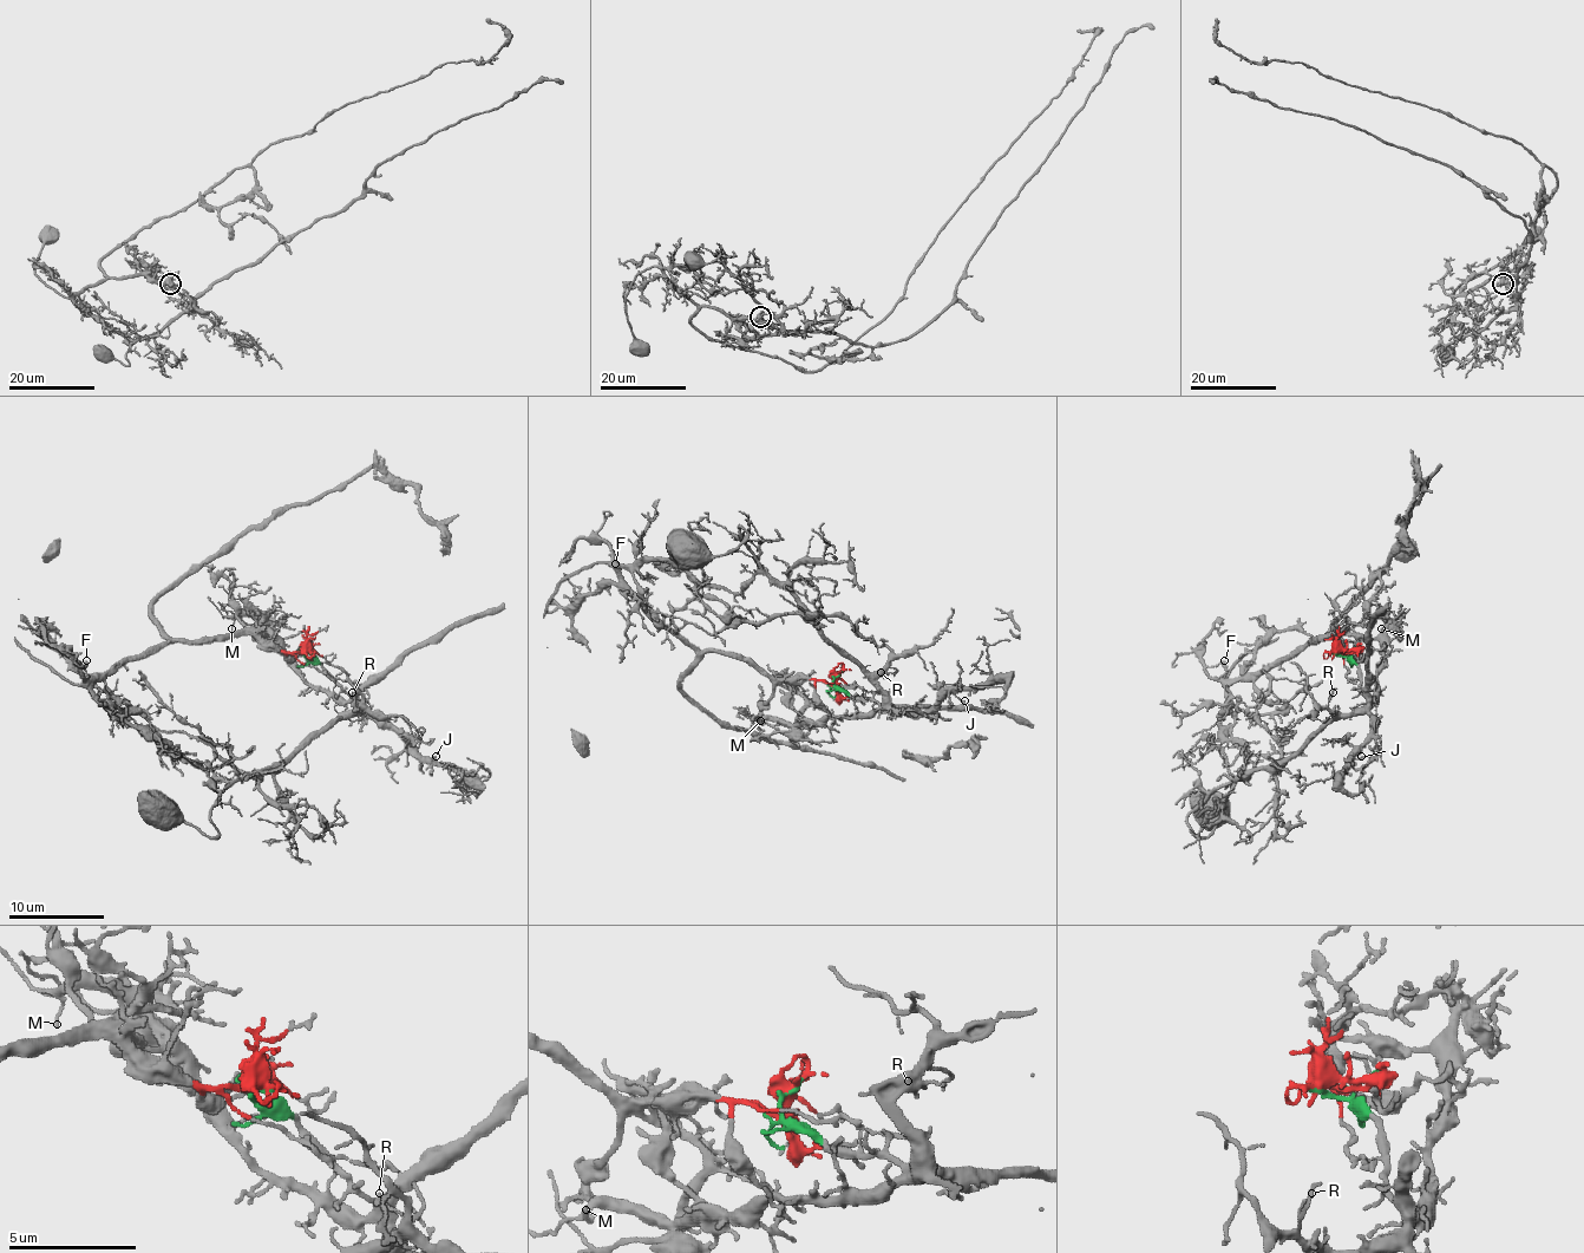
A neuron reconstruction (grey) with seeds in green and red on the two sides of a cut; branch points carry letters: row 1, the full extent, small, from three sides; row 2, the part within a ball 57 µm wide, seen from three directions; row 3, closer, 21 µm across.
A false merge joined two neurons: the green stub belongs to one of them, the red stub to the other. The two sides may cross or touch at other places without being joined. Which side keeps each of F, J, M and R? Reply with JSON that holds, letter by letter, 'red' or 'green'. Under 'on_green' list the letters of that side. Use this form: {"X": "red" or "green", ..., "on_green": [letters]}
{"F": "red", "J": "green", "M": "green", "R": "green", "on_green": ["J", "M", "R"]}

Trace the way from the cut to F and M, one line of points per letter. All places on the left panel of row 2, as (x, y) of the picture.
F: (309, 653), (283, 653), (239, 634), (167, 641), (95, 679), (80, 672), (85, 660)
M: (309, 653), (305, 658), (321, 667), (351, 696), (346, 700), (316, 691), (260, 622), (236, 615), (231, 630)

